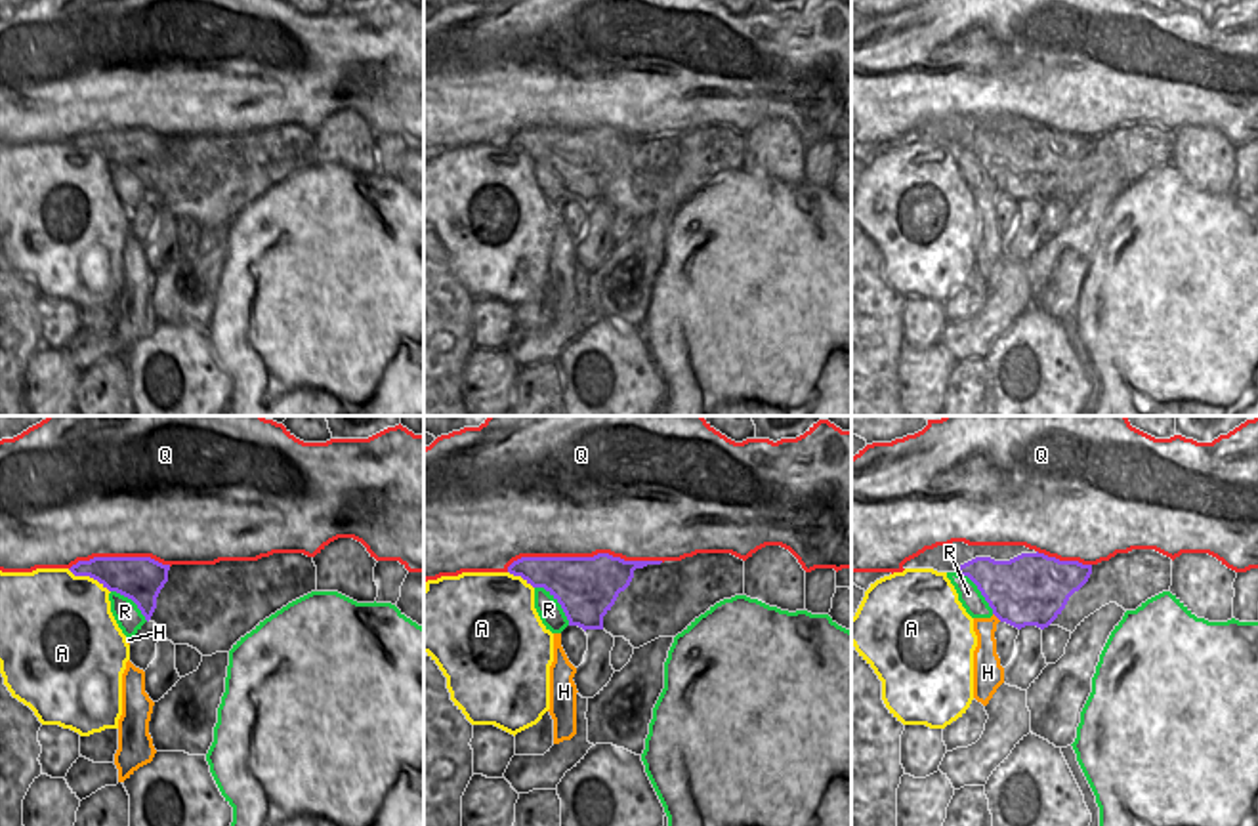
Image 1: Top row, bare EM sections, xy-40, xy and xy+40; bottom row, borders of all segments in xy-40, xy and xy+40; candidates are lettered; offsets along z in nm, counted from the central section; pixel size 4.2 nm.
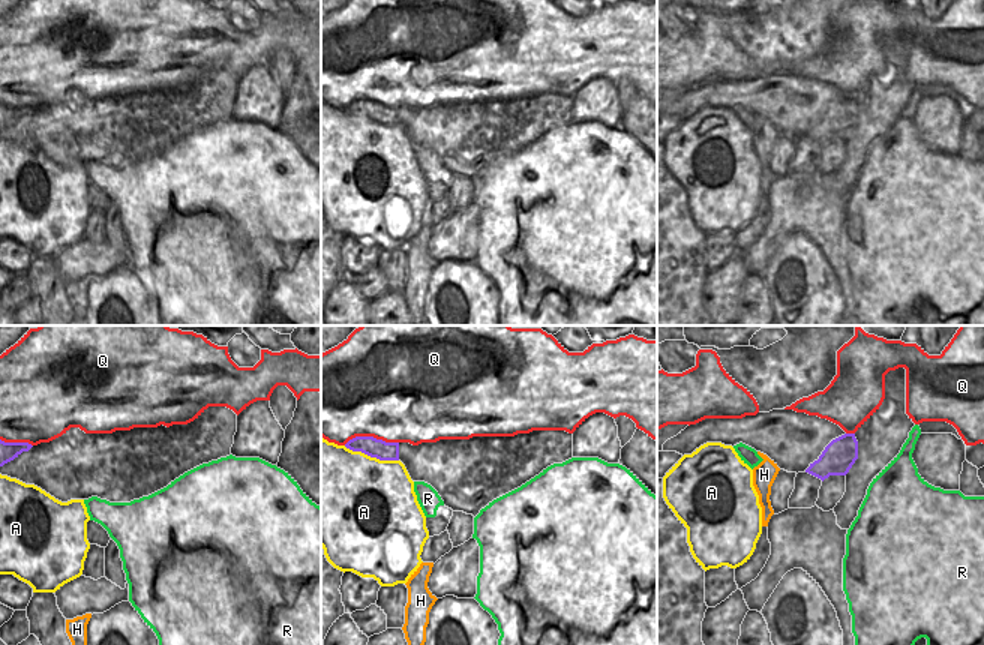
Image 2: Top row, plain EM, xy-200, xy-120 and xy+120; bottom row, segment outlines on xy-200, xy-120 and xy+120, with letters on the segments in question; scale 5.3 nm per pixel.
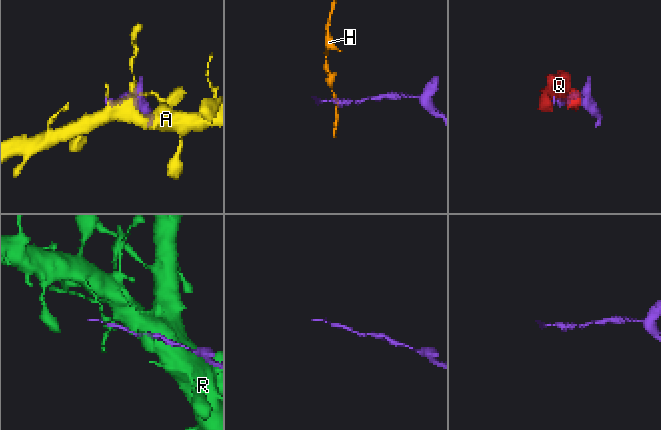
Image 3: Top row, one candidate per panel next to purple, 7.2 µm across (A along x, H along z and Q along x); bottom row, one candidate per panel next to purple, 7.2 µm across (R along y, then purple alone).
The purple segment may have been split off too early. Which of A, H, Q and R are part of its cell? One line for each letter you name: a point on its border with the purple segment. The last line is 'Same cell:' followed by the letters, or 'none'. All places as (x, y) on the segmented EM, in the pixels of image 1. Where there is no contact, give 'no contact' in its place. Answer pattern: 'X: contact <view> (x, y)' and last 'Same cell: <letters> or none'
Same cell: none

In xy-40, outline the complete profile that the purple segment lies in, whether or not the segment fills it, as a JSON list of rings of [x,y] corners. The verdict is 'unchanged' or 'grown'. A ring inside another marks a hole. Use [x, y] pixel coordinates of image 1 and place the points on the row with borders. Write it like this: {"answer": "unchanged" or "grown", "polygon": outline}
{"answer": "unchanged", "polygon": [[[94,557],[69,568],[74,576],[90,576],[109,591],[132,599],[149,622],[157,597],[168,582],[170,565],[151,557]]]}

